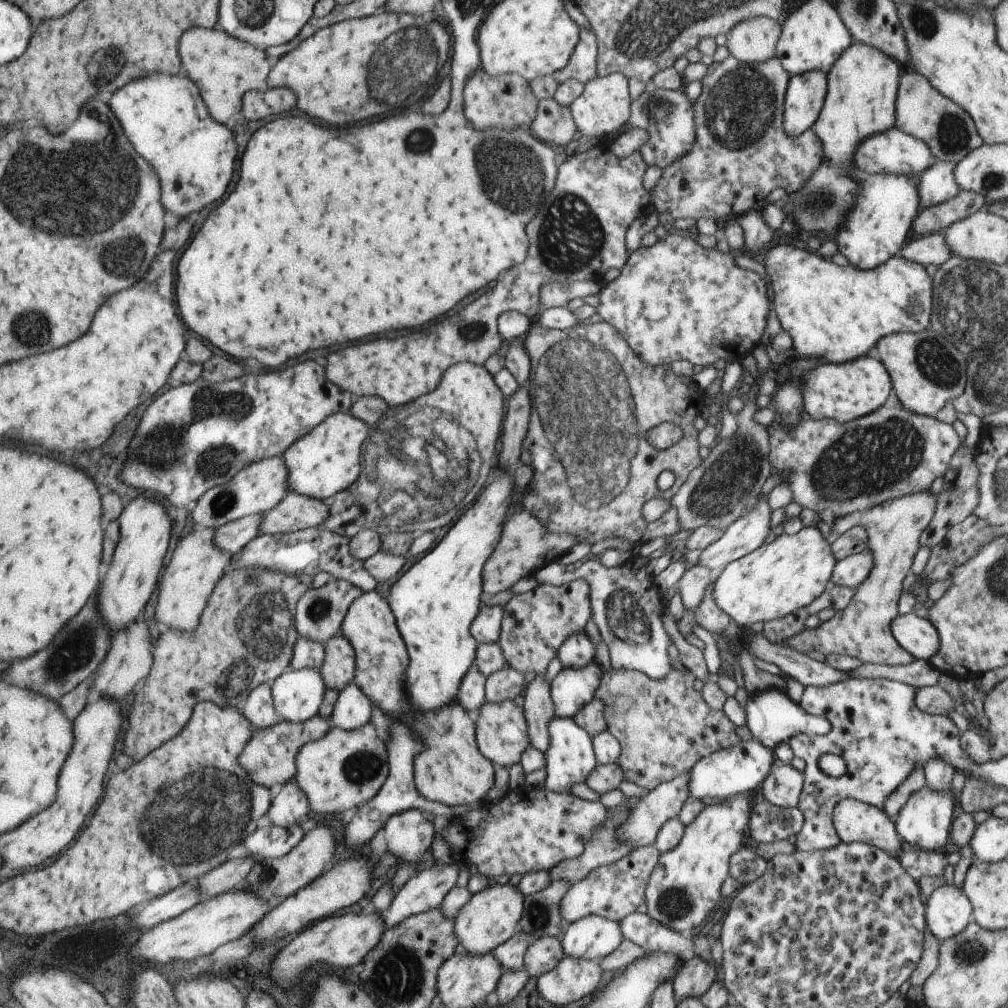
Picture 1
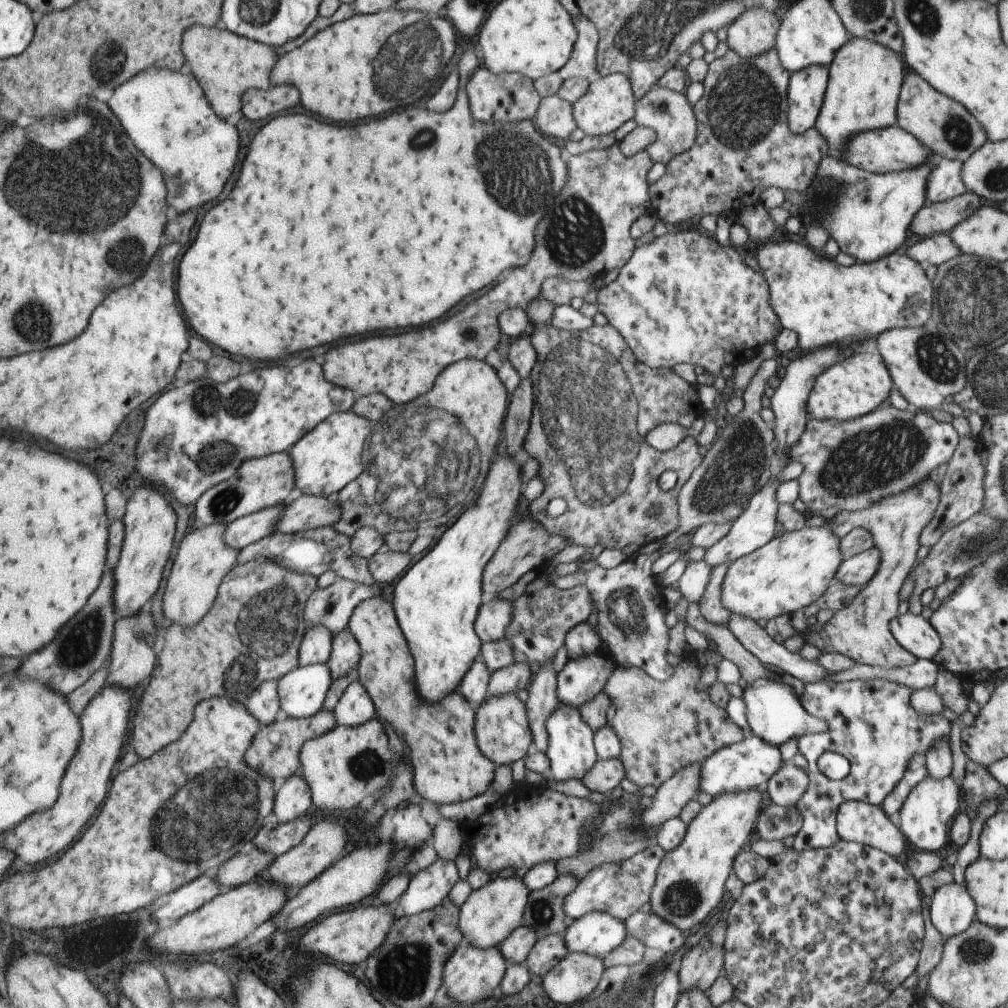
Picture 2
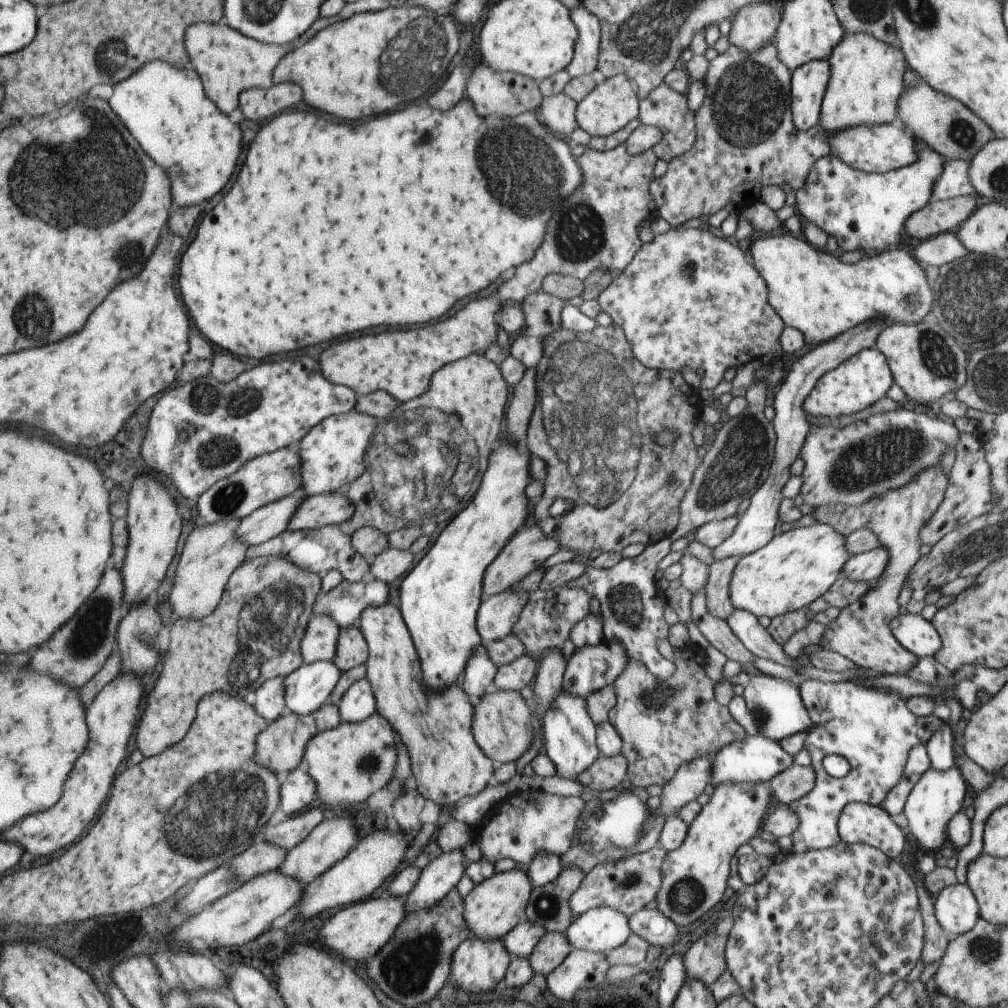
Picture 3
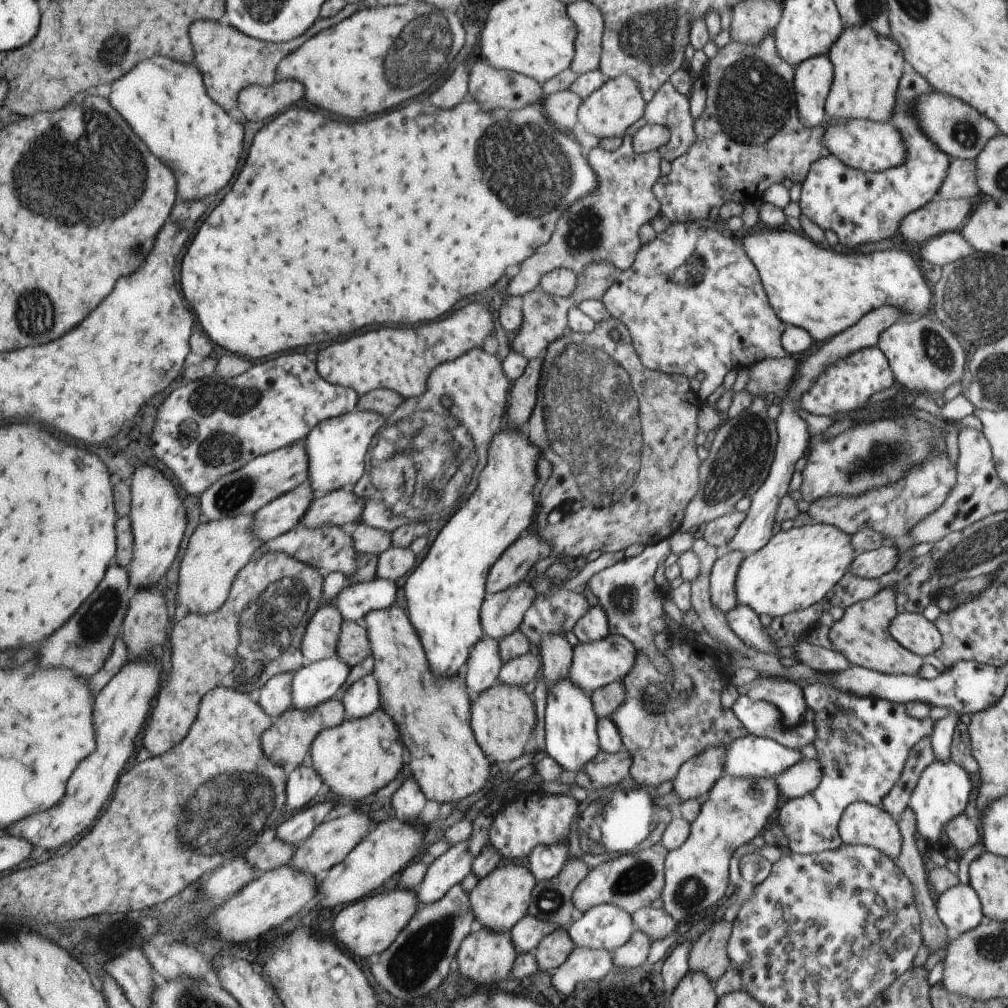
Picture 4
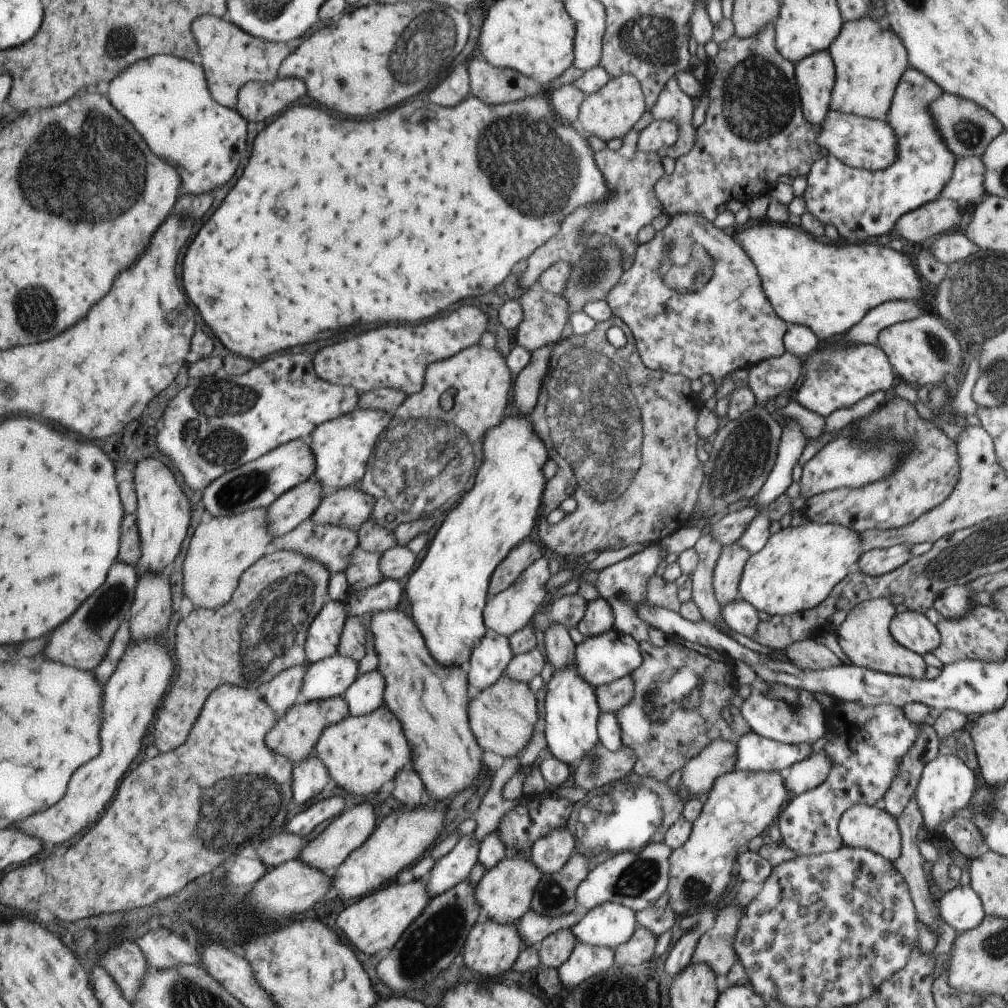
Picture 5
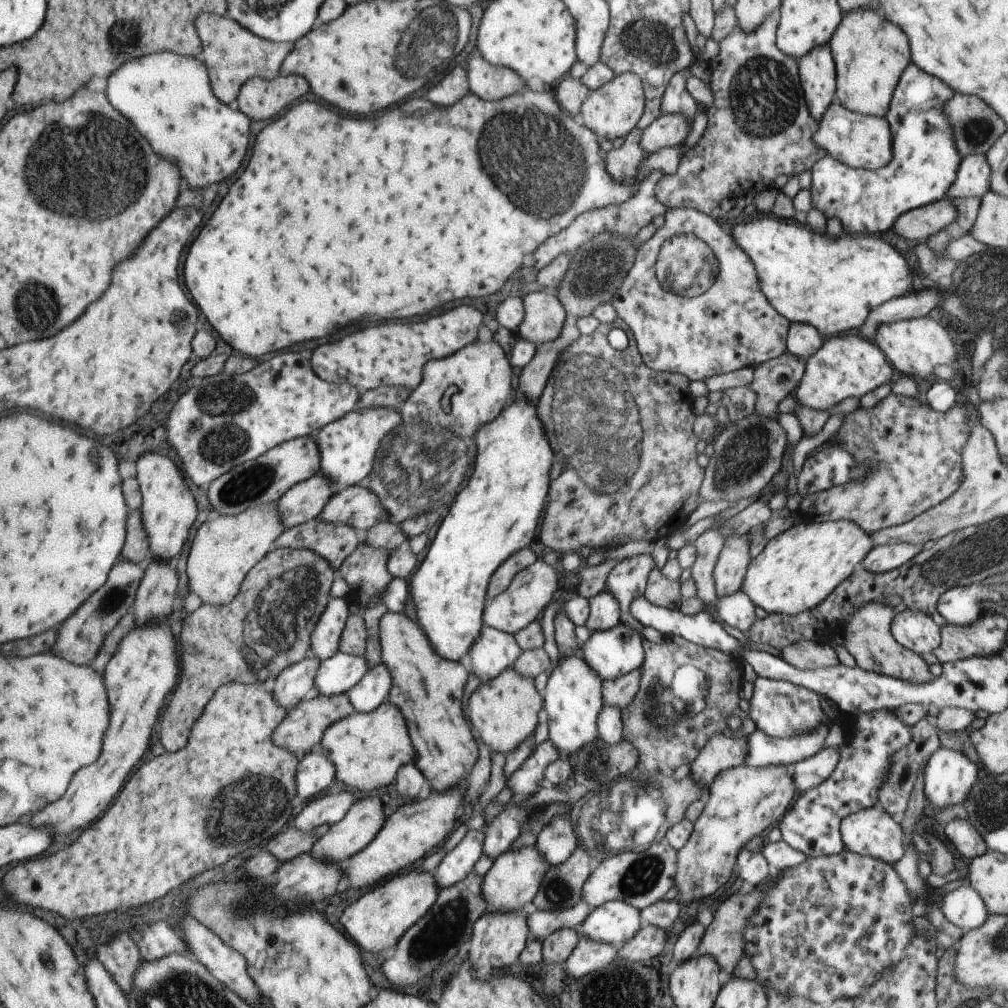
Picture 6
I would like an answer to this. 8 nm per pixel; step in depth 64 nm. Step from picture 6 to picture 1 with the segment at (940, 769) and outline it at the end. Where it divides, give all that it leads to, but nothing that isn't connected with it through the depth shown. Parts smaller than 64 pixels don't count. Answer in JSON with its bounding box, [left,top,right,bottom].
[896,786,954,851]

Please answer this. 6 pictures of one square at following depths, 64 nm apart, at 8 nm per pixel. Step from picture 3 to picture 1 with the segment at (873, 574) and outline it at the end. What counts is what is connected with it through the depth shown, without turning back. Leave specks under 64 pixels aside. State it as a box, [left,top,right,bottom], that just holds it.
[826,548,874,588]

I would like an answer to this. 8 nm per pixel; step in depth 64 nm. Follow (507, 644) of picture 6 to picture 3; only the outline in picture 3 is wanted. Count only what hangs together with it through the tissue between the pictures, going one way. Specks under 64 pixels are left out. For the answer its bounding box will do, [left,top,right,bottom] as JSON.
[461,644,498,700]

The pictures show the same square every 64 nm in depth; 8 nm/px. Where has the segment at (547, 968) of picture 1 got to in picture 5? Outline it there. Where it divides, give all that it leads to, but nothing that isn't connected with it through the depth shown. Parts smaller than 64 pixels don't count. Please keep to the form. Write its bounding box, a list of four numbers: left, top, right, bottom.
[538,929,577,968]

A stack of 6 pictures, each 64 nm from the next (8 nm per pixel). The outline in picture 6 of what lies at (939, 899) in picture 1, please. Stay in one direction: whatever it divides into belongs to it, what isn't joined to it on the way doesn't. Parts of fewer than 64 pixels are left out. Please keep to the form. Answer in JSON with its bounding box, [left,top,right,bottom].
[941,884,989,933]

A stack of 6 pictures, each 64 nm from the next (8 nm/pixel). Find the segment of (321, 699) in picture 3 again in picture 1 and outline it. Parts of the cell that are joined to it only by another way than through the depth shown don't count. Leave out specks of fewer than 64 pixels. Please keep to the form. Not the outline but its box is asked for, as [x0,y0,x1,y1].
[274,668,328,722]

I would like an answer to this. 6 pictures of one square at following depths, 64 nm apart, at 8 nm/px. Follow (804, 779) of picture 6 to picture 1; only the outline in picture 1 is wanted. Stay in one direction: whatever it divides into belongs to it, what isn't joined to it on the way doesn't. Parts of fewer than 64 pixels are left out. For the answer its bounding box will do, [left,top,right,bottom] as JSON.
[761,764,804,808]

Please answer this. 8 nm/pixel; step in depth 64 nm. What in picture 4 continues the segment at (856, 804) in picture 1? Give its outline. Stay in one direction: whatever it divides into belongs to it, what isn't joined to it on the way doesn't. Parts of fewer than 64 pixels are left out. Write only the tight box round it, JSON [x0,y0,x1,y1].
[841,803,904,860]

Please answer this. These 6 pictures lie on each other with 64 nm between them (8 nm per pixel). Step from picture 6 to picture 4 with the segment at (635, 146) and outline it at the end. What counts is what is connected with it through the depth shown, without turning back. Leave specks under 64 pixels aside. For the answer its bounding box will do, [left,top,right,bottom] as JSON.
[509,136,660,297]

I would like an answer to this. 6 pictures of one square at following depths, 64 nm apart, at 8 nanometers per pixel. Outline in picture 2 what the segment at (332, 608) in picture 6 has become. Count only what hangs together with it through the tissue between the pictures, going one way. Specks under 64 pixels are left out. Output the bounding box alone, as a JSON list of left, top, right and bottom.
[301,624,336,666]

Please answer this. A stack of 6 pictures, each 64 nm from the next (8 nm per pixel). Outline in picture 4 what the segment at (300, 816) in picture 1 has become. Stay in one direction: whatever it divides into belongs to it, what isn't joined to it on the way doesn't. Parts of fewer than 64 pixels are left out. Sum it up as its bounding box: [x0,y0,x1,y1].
[287,757,326,812]

